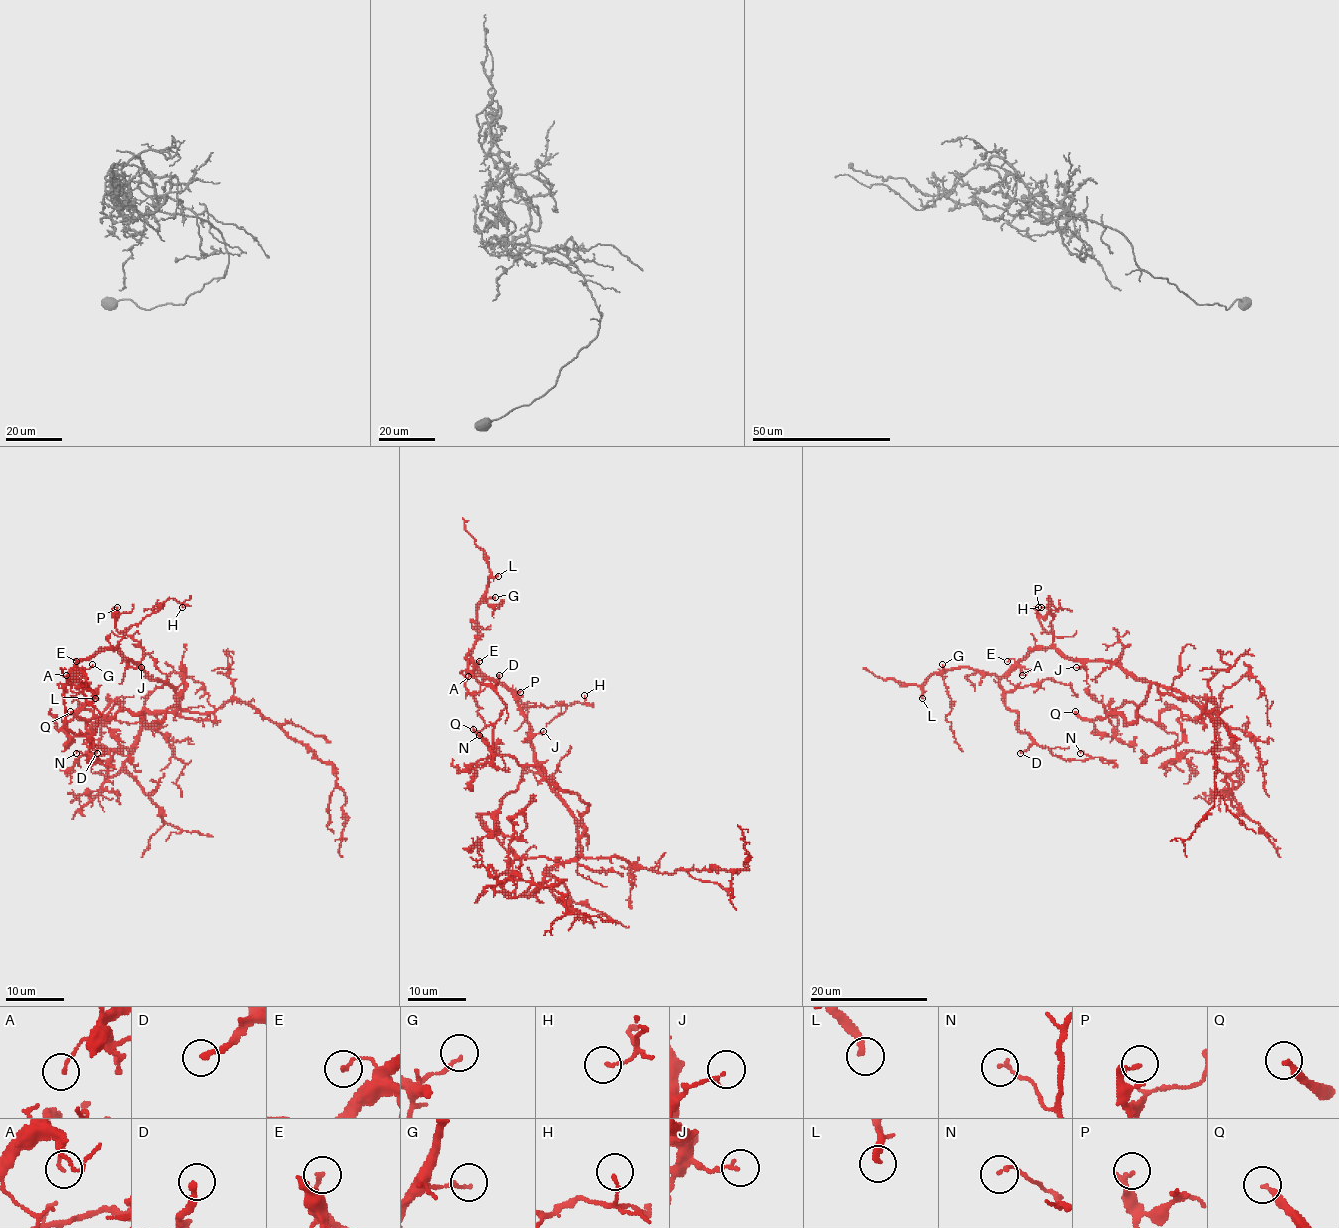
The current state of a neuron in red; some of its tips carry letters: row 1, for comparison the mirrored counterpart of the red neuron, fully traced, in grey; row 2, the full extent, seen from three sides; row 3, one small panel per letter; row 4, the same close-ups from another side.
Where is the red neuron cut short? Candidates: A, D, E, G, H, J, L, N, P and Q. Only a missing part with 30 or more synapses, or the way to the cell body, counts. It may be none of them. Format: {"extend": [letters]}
{"extend": ["D", "L", "Q"]}

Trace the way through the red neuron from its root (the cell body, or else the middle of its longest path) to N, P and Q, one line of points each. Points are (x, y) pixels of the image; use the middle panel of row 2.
N: (551, 786), (518, 700), (487, 679), (468, 654), (468, 672), (505, 704), (493, 742), (479, 735)
P: (551, 786), (536, 761), (532, 726), (521, 710), (526, 707), (515, 691), (520, 692)
Q: (551, 786), (580, 823), (587, 804), (558, 789), (539, 766), (521, 766), (499, 756), (473, 729)

